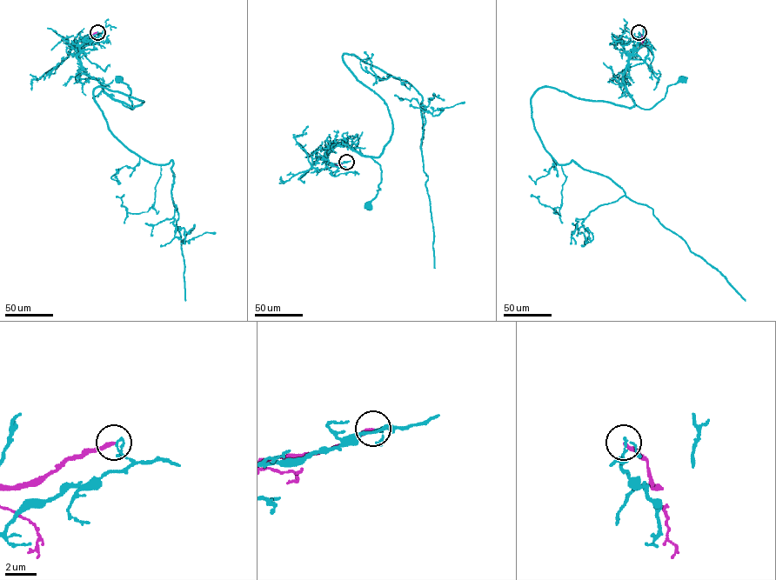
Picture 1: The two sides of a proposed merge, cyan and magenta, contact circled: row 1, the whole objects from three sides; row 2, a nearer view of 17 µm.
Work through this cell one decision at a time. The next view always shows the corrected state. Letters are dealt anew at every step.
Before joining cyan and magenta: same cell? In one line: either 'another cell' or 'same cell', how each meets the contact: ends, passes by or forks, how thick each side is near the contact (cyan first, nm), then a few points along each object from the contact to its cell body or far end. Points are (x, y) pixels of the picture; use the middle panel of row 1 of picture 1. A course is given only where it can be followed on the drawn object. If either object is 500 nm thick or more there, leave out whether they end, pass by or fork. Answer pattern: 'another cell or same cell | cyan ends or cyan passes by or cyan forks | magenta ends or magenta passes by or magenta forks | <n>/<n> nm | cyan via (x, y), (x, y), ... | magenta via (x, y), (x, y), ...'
another cell | cyan passes by | magenta ends | 110/240 nm | cyan via (346, 162), (332, 163), (324, 158), (336, 146), (349, 146), (369, 156), (380, 166), (379, 190), (368, 205) | magenta via (346, 162), (331, 164)

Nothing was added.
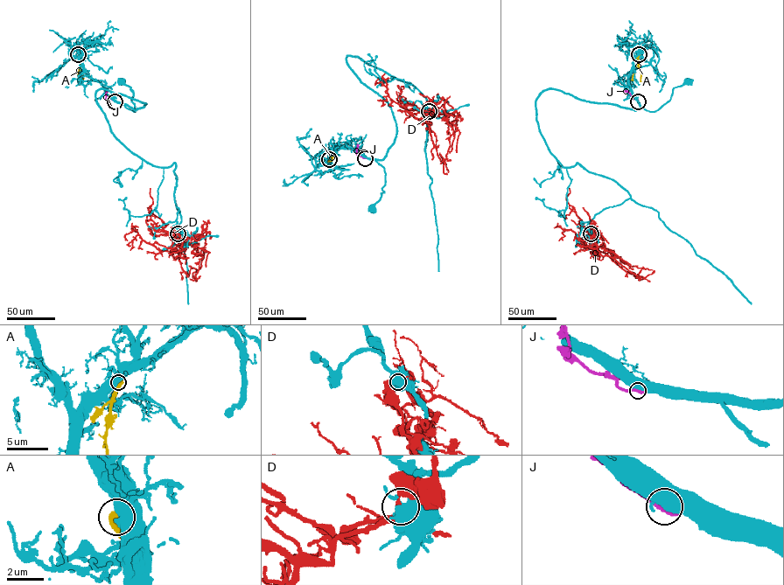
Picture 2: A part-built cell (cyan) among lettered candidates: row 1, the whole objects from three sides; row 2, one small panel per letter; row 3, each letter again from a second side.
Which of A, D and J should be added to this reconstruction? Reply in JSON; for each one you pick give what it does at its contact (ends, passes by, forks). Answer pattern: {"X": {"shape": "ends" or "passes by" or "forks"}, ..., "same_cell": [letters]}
{"same_cell": []}

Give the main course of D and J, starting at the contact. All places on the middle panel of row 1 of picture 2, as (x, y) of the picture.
D: (428, 111), (444, 112), (444, 119), (453, 130), (443, 164), (444, 172), (447, 174)
J: (365, 158), (357, 154), (358, 144)

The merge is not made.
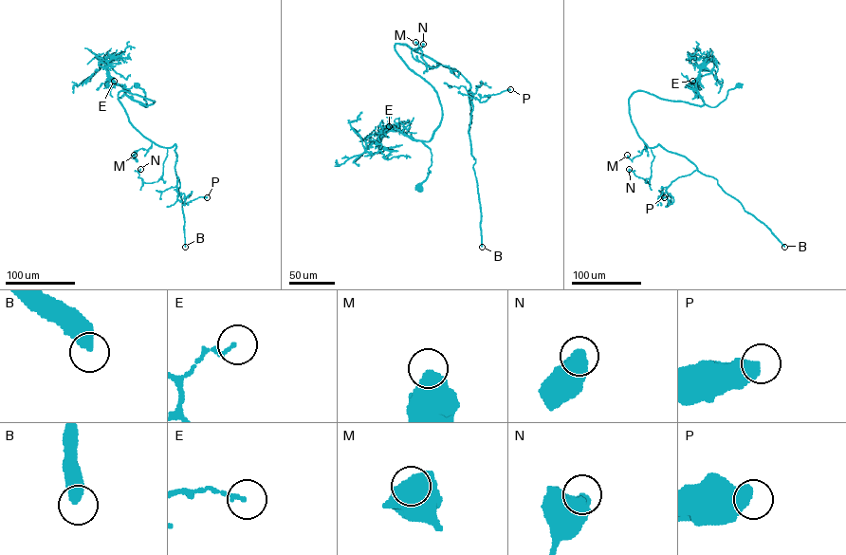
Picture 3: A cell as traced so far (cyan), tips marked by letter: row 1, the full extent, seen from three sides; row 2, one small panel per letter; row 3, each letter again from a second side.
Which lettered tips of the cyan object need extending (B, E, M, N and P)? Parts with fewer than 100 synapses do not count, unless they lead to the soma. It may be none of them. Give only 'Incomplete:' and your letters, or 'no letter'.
Incomplete: B

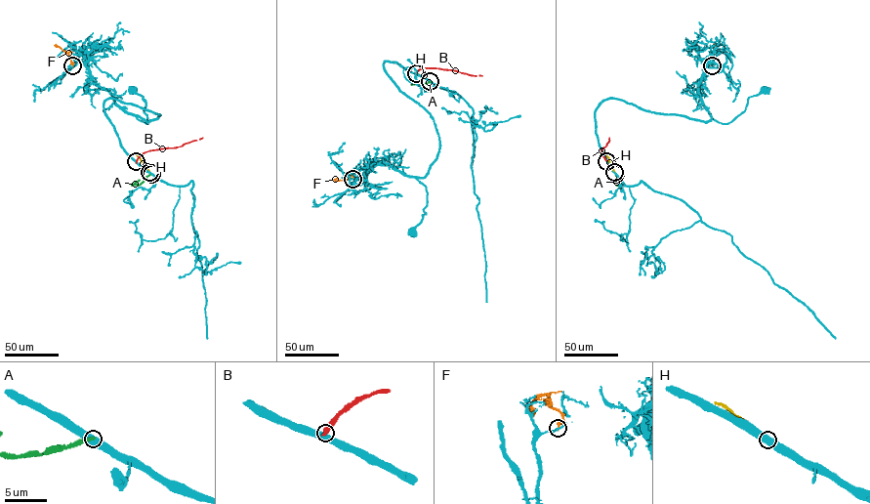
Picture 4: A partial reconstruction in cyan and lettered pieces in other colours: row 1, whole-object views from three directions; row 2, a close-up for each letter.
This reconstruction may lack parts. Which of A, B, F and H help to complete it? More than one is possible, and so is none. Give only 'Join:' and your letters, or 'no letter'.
Join: no letter

